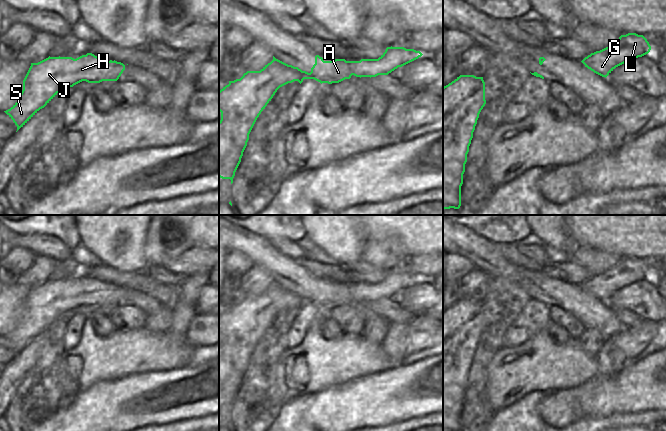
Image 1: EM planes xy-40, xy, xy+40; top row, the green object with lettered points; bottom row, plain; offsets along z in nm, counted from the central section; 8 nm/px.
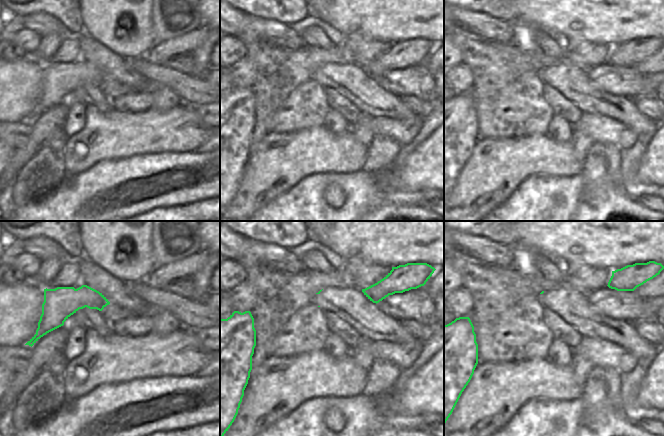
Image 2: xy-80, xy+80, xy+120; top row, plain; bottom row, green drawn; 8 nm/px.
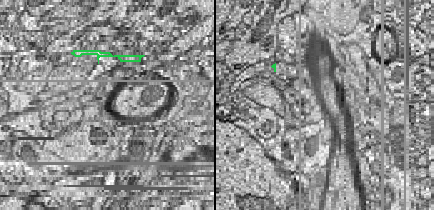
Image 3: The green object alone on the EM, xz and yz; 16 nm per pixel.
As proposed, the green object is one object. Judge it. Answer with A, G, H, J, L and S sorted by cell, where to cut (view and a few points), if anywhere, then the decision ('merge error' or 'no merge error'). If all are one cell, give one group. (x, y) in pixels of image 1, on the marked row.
A G H J L S | no cut | no merge error

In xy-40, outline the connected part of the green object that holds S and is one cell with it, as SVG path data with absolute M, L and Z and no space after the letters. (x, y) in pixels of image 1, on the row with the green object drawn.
M92 53L76 59L49 56L38 63L31 63L17 102L4 112L13 120L18 131L66 87L82 81L117 81L124 70L123 63L102 61Z

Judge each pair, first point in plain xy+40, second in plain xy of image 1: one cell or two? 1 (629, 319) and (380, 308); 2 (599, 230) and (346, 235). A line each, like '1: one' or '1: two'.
1: one
2: two

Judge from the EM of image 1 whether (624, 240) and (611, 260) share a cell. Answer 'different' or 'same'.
different

